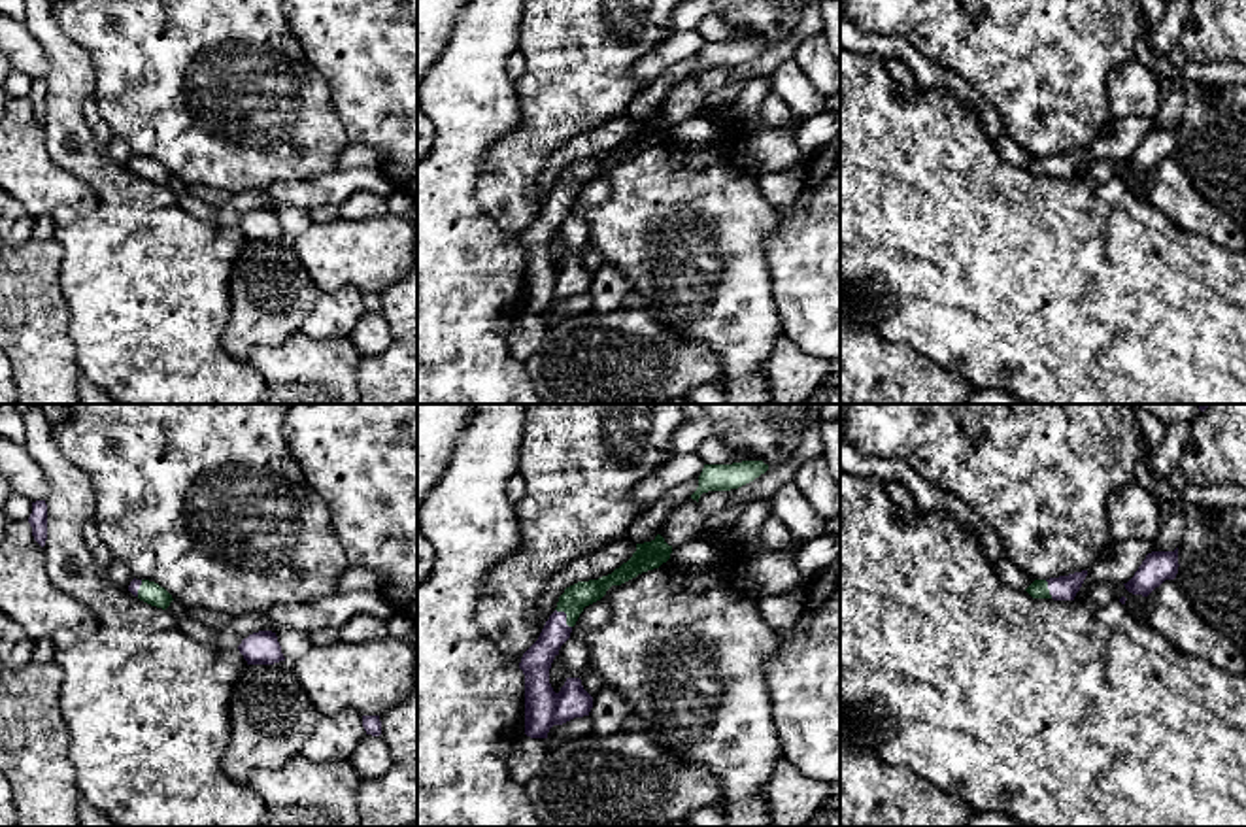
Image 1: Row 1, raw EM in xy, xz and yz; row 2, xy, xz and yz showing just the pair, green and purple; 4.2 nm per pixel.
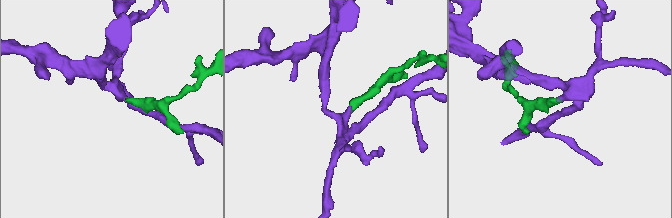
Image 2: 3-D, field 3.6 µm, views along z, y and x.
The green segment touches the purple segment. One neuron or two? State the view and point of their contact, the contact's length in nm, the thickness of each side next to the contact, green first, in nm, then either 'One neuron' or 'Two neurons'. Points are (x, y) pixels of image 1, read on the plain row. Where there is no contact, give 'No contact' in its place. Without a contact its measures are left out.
Touches green at xz (567, 193). Shared border 110 nm. Thickness 110 nm (green) against 130 nm. One neuron

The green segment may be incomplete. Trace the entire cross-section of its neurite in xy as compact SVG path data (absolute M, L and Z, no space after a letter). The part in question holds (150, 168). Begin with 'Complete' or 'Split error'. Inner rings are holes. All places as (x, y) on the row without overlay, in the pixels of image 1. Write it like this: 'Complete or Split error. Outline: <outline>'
Split error. Outline: M134 155L128 162L128 168L140 177L162 187L166 187L170 179L174 177L172 172L164 164L149 157Z

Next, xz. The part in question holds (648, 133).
Split error. Outline: M657 111L651 119L636 121L632 134L612 151L578 159L559 174L555 189L546 198L538 217L523 230L519 245L525 251L525 312L547 315L553 302L589 293L593 274L580 255L566 255L559 270L549 261L549 245L561 223L585 183L600 177L612 162L621 162L642 149L659 145L670 136L672 123Z

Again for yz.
Split error. Outline: M1087 147L1050 157L1035 157L1025 168L1033 176L1074 177L1086 153Z

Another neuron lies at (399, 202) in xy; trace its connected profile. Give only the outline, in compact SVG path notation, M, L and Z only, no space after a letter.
M395 189L387 196L387 208L393 215L412 219L412 215L417 211L417 198L412 198L410 194Z

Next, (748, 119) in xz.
M757 76L740 85L734 108L734 127L740 130L744 142L766 128L766 123L761 115L761 104L768 94L770 77Z

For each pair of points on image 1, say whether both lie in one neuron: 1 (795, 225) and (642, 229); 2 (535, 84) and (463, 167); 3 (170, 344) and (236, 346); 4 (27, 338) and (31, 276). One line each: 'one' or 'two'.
1: two
2: two
3: two
4: one

